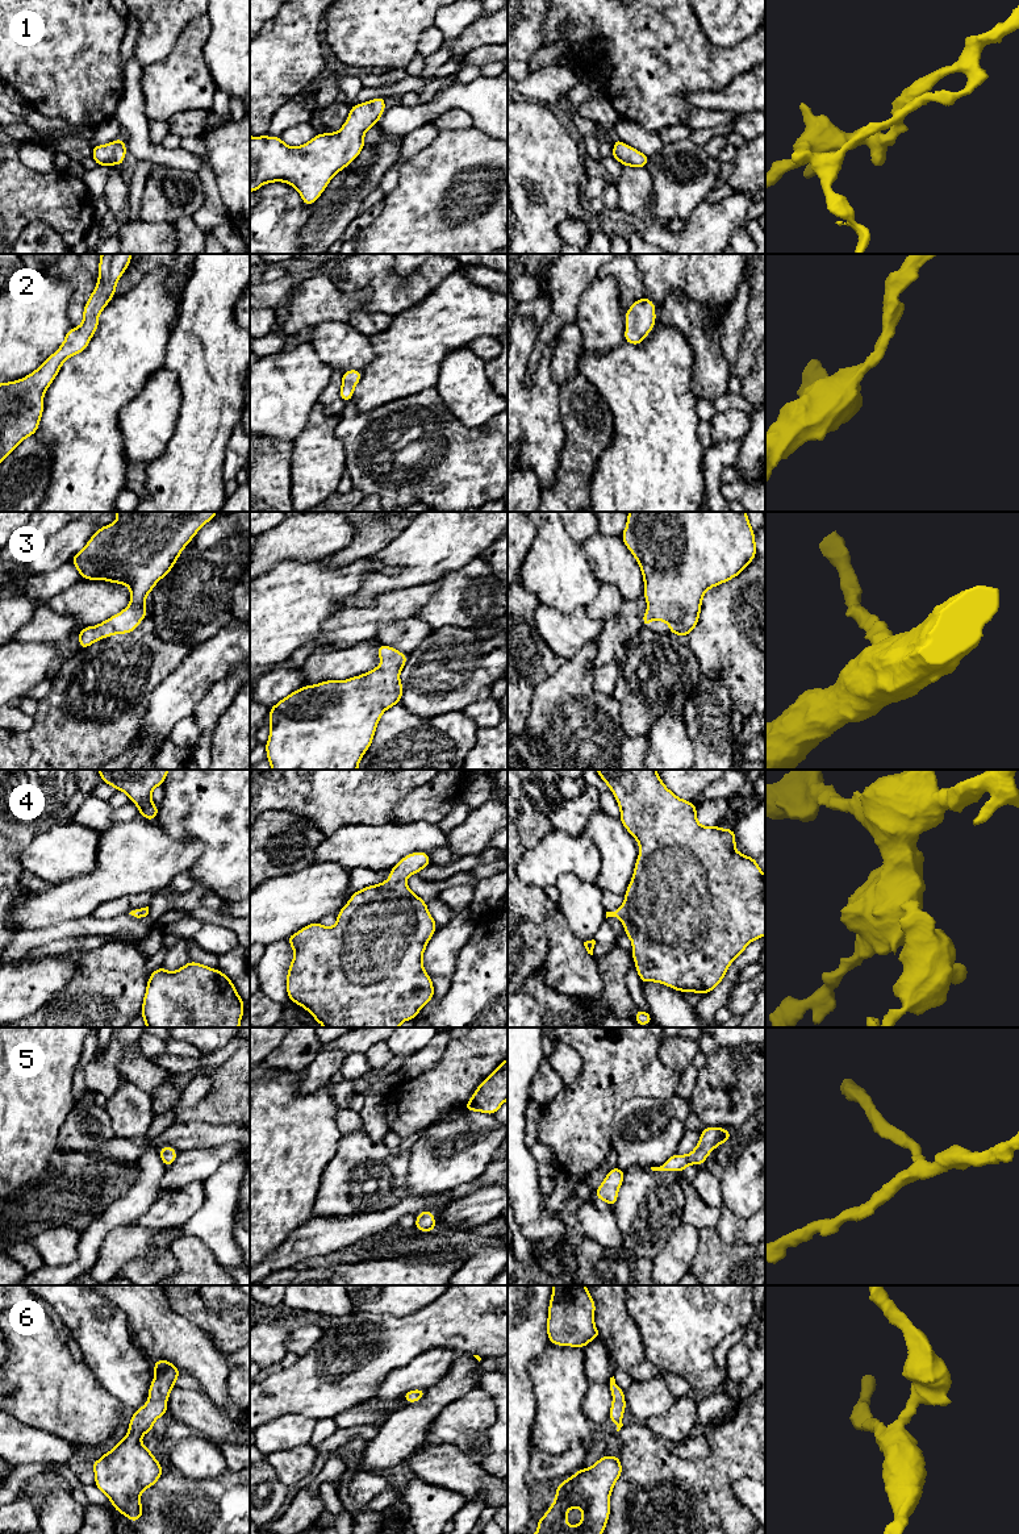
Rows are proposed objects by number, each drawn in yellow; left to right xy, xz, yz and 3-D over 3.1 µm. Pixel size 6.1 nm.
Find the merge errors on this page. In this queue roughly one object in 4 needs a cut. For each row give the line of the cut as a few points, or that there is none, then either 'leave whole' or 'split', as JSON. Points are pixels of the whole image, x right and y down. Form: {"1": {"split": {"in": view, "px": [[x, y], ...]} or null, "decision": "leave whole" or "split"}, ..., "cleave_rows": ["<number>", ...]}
{"1": {"split": null, "decision": "leave whole"}, "2": {"split": null, "decision": "leave whole"}, "3": {"split": null, "decision": "leave whole"}, "4": {"split": null, "decision": "leave whole"}, "5": {"split": null, "decision": "leave whole"}, "6": {"split": null, "decision": "leave whole"}, "cleave_rows": []}

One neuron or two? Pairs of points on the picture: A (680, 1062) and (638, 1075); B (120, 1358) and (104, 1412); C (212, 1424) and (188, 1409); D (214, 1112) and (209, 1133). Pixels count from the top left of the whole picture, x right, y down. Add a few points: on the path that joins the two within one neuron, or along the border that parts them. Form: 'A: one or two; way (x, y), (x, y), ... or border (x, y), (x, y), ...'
A: two; border (662, 1041), (659, 1059), (679, 1074)
B: two; border (90, 1368), (95, 1379), (122, 1404)
C: one; way (207, 1420), (193, 1409)
D: two; border (182, 1121), (236, 1125)

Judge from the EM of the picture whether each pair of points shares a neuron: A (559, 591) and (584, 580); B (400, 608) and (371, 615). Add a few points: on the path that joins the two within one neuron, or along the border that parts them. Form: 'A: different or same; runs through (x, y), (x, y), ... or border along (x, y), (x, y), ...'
A: same; runs through (566, 584), (577, 583)
B: same; runs through (393, 609), (387, 609), (378, 615)

